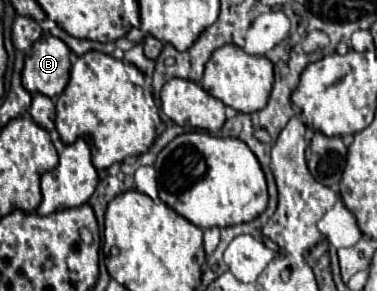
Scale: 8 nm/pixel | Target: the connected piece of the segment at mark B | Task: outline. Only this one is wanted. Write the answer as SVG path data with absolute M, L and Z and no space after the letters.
M47 35L25 55L23 87L31 95L41 93L53 99L65 89L69 81L69 69L71 49L61 39Z

